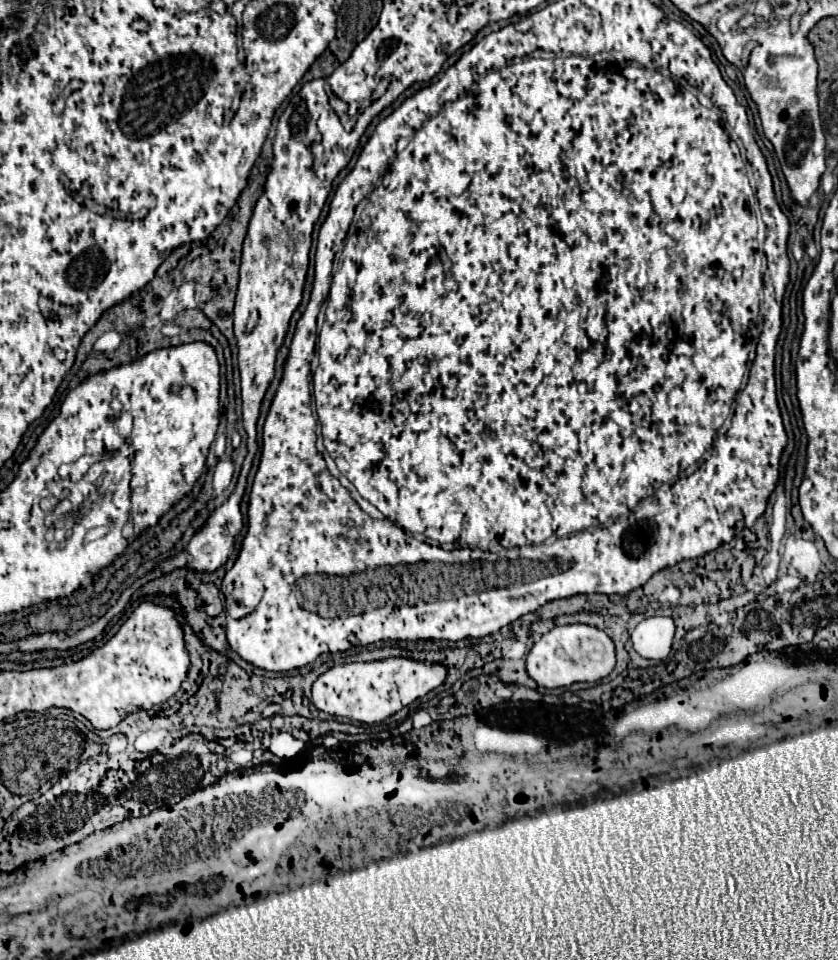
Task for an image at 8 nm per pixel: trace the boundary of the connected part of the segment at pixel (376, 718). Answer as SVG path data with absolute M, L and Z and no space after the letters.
M389 657L371 663L345 663L335 665L321 673L313 683L313 705L319 711L337 717L349 717L361 723L379 723L391 717L401 707L423 697L431 689L439 687L447 677L447 665L443 663L421 663L405 657Z

